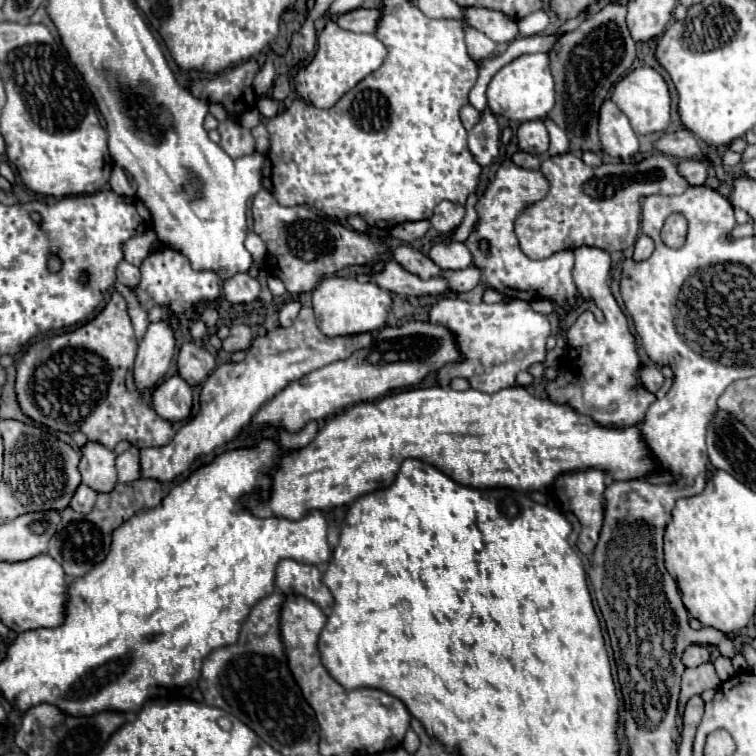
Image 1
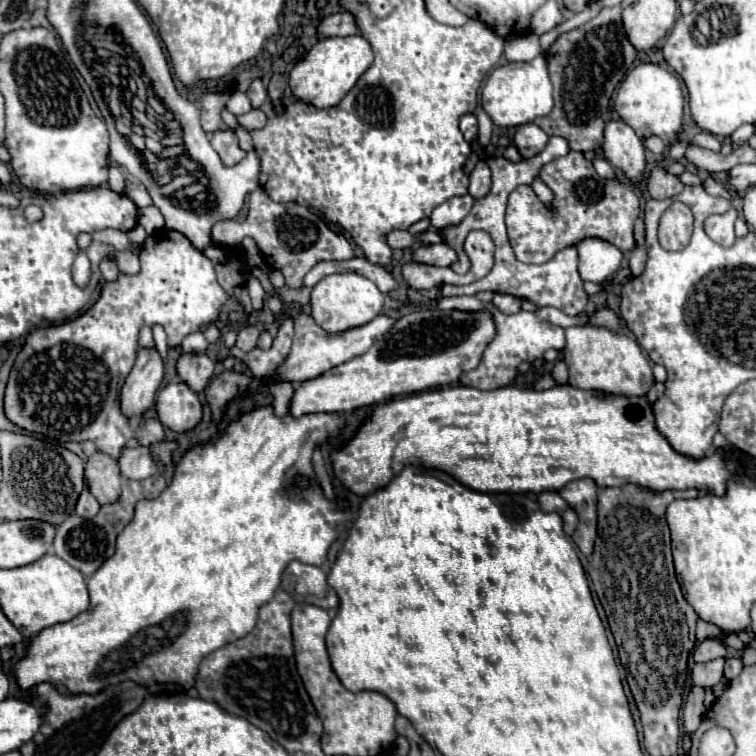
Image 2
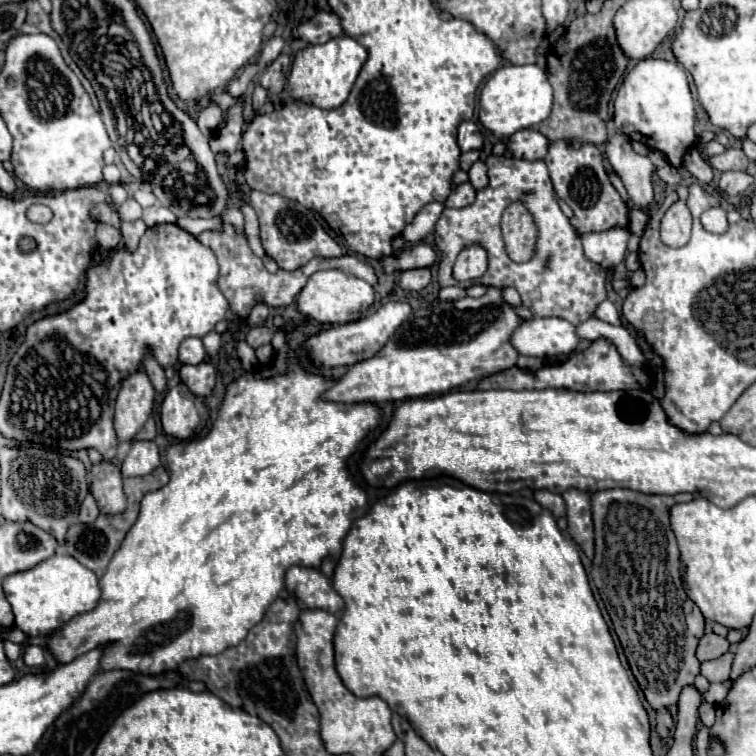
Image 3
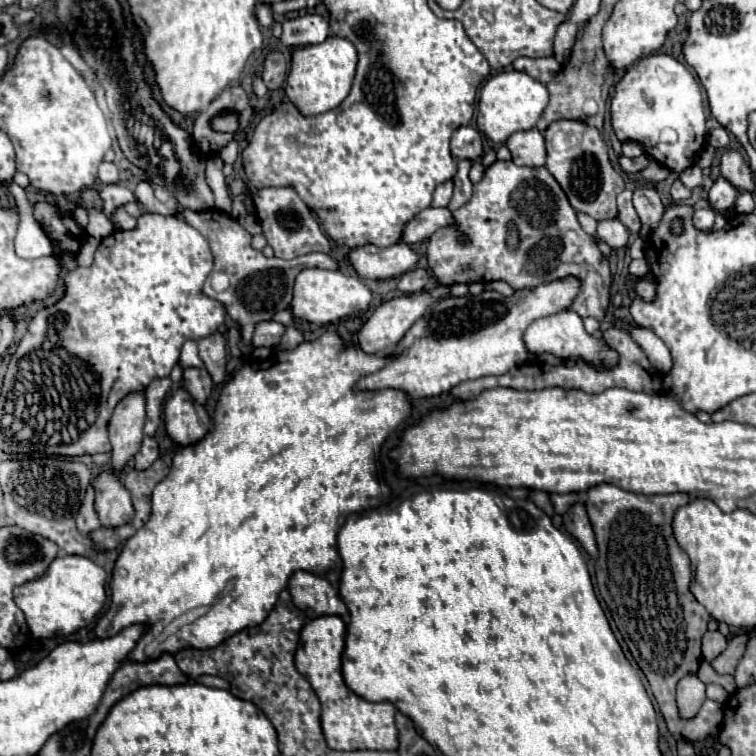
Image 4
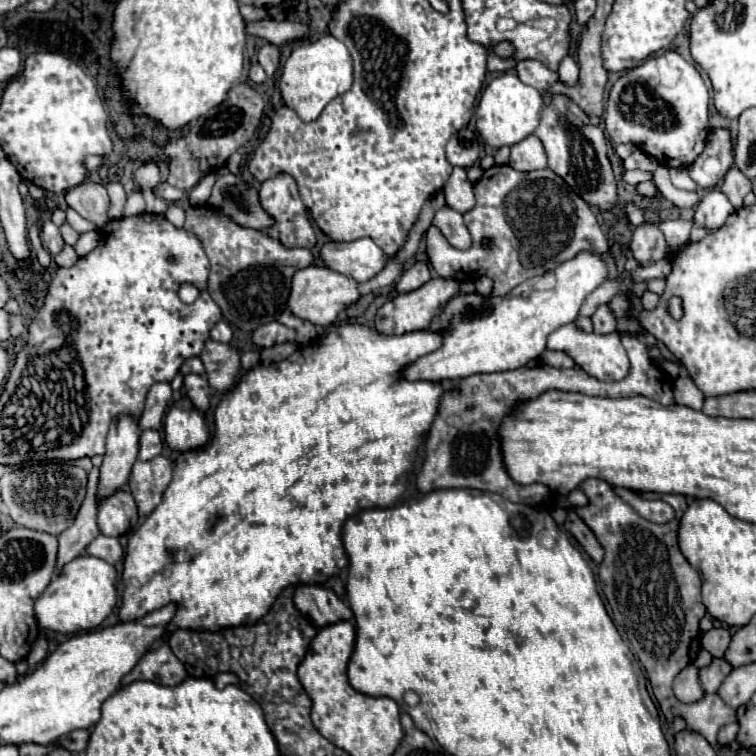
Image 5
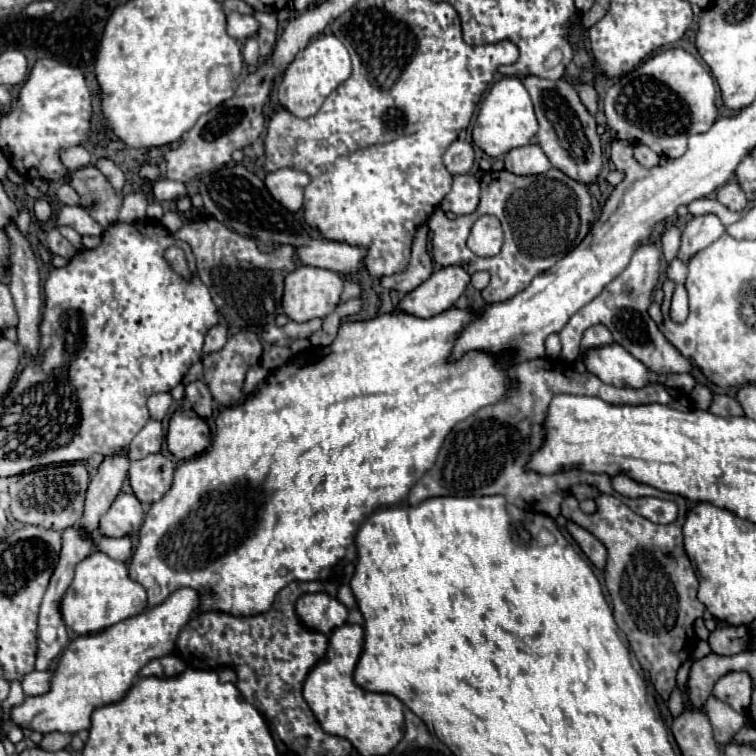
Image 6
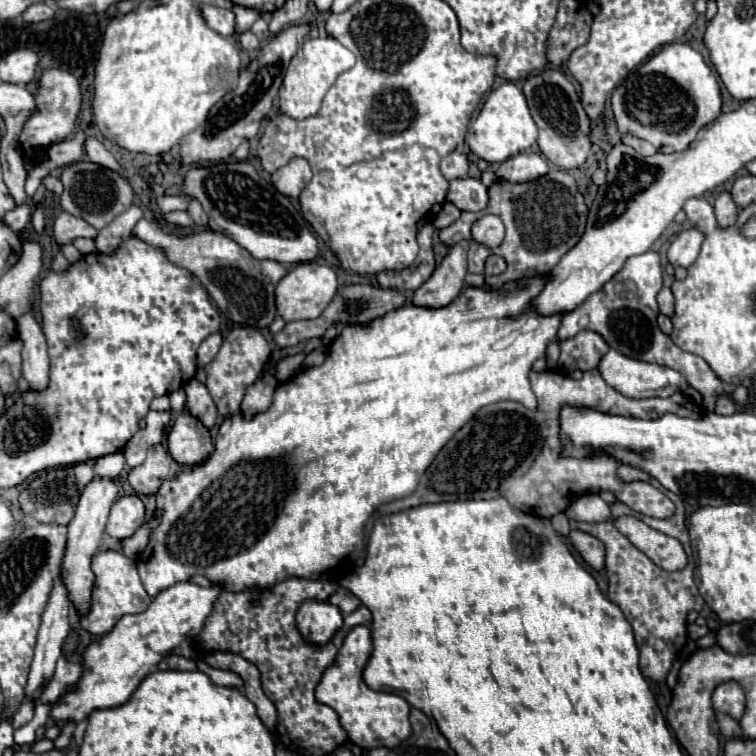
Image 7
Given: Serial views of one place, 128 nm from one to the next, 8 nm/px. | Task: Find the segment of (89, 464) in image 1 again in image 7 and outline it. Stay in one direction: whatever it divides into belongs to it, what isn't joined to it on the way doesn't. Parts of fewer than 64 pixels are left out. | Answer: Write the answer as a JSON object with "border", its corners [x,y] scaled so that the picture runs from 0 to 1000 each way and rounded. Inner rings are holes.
{"border":[[[180,653],[161,656],[159,661],[151,664],[146,675],[140,704],[148,712],[164,714],[164,712],[172,712],[190,690],[193,690],[193,672],[188,661]]]}

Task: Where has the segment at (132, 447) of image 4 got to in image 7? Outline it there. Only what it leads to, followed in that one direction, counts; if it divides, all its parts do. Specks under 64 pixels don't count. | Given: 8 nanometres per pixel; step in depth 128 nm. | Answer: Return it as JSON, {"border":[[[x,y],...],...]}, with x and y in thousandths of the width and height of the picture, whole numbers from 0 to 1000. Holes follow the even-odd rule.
{"border":[[[146,632],[122,635],[106,656],[106,664],[101,669],[101,683],[90,693],[90,714],[87,714],[87,728],[85,728],[79,751],[85,751],[85,778],[90,778],[90,796],[95,799],[95,807],[103,817],[119,810],[119,788],[122,788],[122,775],[124,775],[124,757],[119,746],[138,709],[138,696],[143,688],[146,669],[153,661],[153,653],[156,653],[156,643],[151,635]]]}

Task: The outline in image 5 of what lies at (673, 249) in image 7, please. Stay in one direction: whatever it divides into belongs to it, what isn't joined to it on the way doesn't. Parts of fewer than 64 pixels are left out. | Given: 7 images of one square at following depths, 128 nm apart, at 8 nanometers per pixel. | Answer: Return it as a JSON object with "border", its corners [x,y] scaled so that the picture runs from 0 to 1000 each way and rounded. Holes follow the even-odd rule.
{"border":[[[944,249],[944,251],[937,251],[929,267],[921,272],[915,294],[918,299],[947,304],[960,294],[960,288],[968,280],[971,280],[971,272],[966,270],[966,265],[950,249]]]}

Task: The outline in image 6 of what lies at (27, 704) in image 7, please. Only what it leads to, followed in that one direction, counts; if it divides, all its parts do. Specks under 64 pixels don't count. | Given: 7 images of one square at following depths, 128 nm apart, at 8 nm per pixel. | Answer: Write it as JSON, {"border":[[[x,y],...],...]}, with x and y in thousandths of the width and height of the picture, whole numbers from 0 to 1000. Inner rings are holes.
{"border":[[[69,886],[61,889],[40,889],[37,894],[32,894],[29,899],[29,910],[34,921],[53,921],[58,915],[63,915],[66,910],[66,899],[69,899]]]}

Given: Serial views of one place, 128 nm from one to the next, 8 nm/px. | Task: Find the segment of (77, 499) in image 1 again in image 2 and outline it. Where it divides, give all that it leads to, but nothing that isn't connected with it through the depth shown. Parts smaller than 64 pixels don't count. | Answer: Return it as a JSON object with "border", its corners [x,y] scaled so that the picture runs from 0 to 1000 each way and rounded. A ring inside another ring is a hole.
{"border":[[[111,648],[103,659],[103,667],[101,667],[101,680],[103,683],[111,683],[111,685],[122,685],[127,683],[127,677],[132,675],[132,667],[130,661],[119,653],[119,648]]]}

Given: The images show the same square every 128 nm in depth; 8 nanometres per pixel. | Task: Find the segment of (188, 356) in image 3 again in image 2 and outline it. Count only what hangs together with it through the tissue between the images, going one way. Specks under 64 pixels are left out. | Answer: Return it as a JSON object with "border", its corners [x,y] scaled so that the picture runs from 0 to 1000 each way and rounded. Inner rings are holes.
{"border":[[[267,439],[249,442],[249,444],[241,450],[241,455],[238,455],[241,466],[270,466],[272,458],[275,458],[275,452],[272,452],[272,447],[270,447]]]}

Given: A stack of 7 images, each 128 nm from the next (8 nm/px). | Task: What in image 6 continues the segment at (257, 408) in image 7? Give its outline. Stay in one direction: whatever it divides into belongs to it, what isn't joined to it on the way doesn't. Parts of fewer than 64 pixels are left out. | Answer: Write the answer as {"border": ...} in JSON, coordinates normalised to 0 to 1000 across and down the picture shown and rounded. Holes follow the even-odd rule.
{"border":[[[336,484],[336,487],[331,487],[331,492],[325,495],[325,503],[323,503],[323,521],[331,524],[333,519],[339,519],[341,508],[349,505],[349,503],[354,500],[354,495],[357,495],[357,492],[354,492],[352,487],[347,487],[347,484]]]}

